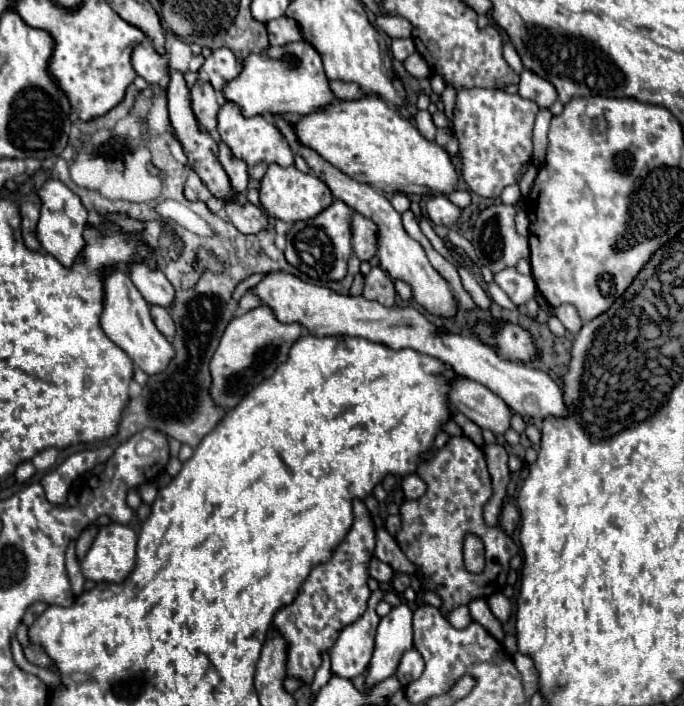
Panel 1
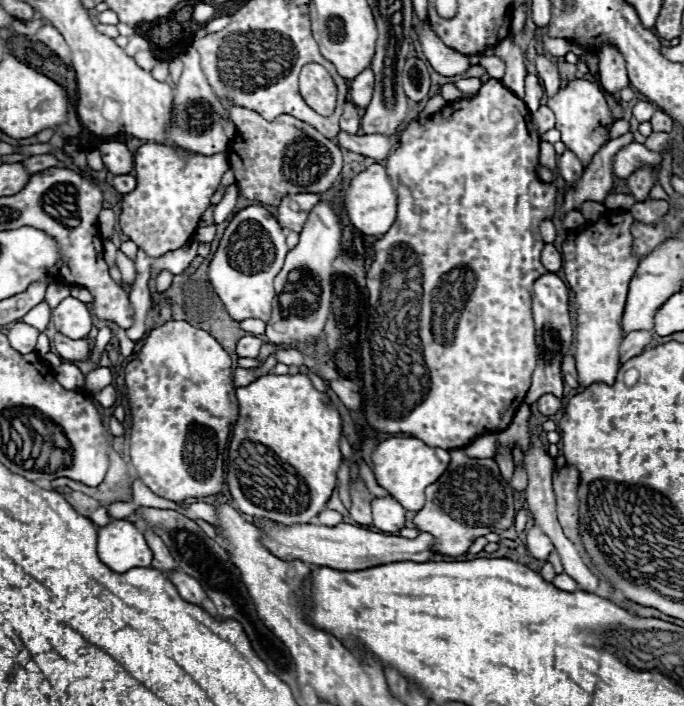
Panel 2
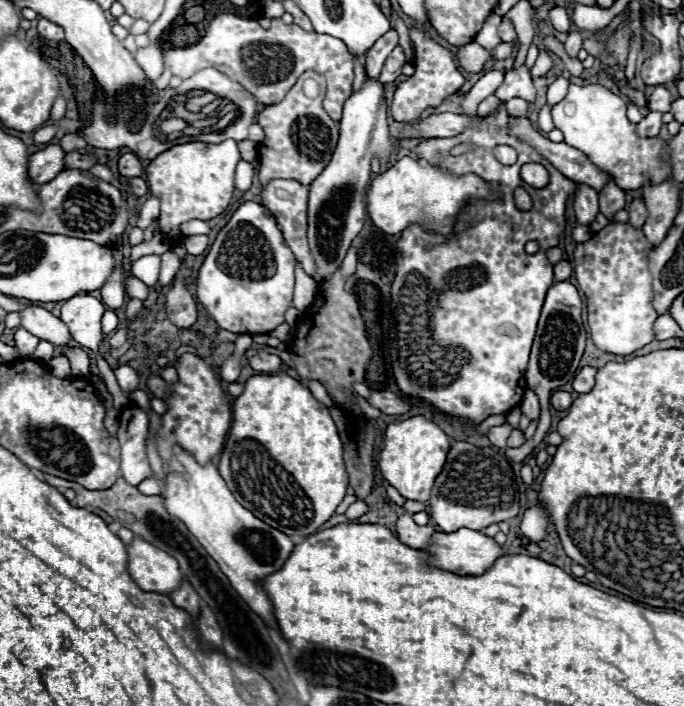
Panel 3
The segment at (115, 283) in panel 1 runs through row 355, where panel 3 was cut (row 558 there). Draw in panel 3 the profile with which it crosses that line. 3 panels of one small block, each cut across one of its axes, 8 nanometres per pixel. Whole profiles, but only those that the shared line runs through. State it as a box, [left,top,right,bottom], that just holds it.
[126,536,184,594]

